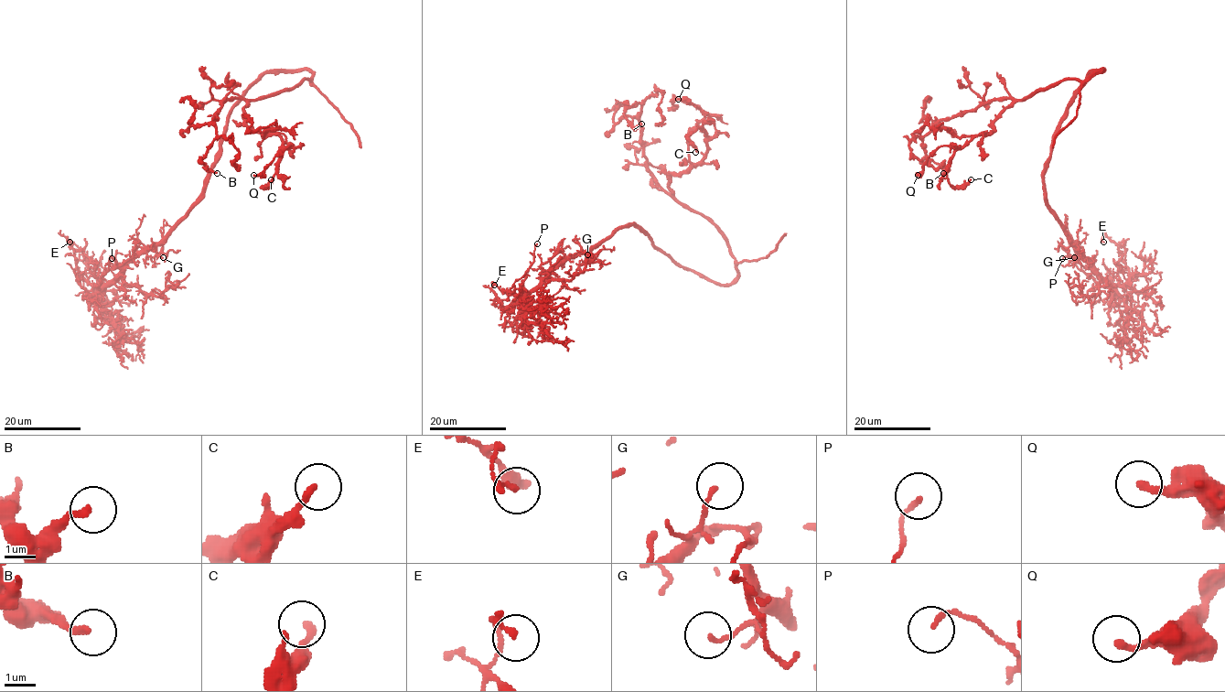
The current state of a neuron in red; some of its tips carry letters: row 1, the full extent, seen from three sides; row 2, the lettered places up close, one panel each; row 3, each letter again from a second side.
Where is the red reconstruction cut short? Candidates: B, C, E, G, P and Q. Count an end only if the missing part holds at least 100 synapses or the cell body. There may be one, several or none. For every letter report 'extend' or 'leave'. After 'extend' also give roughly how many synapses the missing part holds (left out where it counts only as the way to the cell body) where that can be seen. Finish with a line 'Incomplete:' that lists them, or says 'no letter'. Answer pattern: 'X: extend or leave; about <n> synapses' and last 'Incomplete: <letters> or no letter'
B: leave
C: leave
E: leave
G: leave
P: leave
Q: leave
Incomplete: no letter

